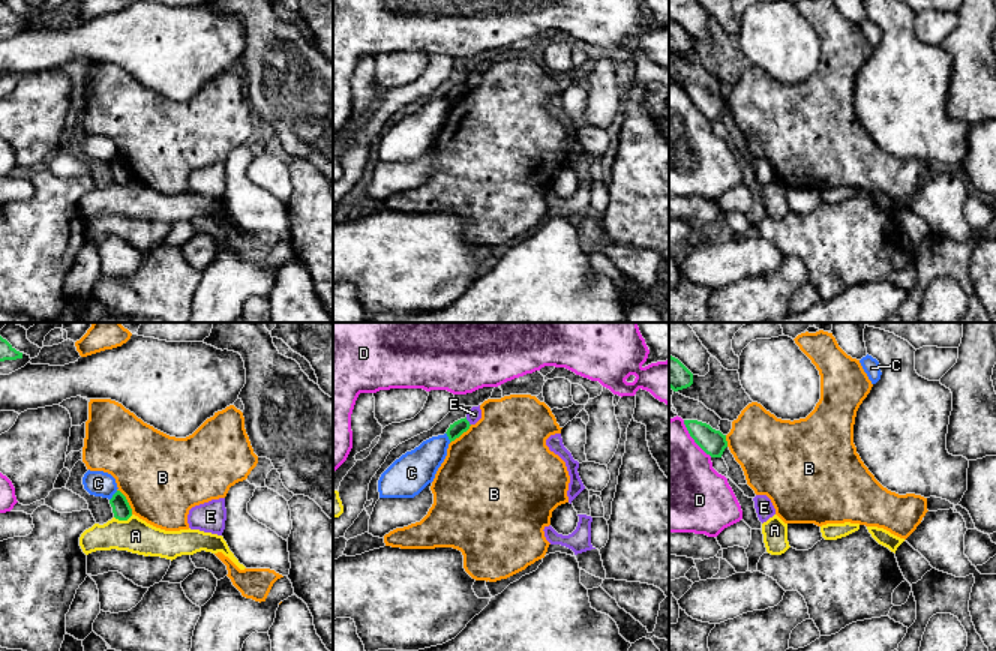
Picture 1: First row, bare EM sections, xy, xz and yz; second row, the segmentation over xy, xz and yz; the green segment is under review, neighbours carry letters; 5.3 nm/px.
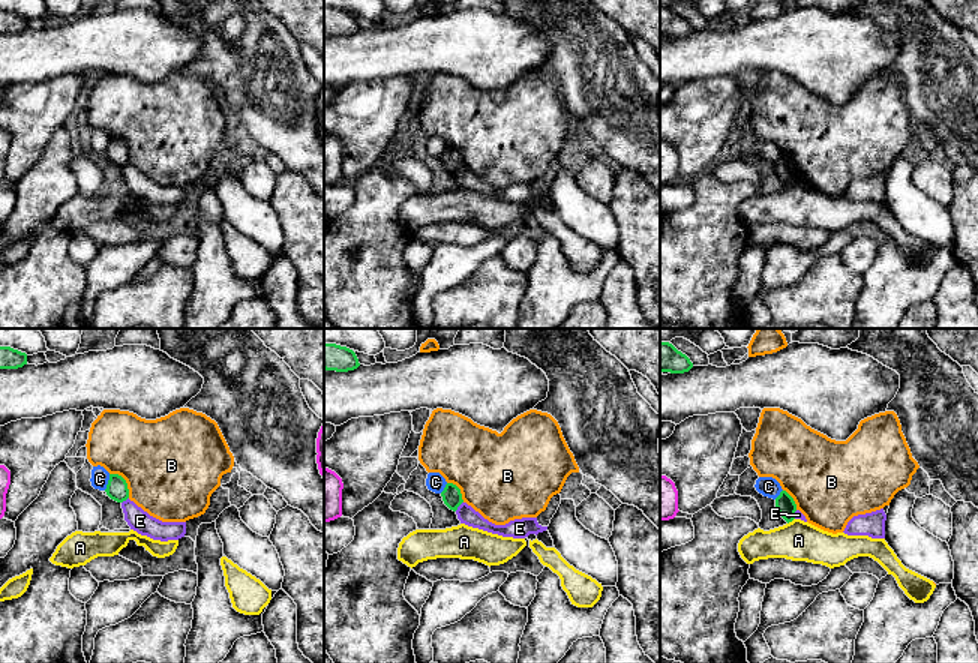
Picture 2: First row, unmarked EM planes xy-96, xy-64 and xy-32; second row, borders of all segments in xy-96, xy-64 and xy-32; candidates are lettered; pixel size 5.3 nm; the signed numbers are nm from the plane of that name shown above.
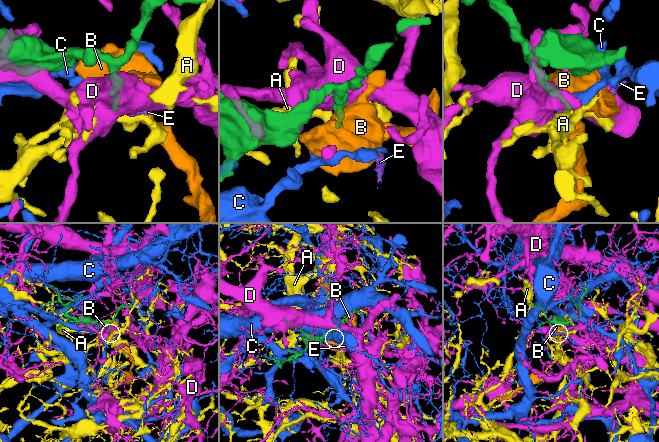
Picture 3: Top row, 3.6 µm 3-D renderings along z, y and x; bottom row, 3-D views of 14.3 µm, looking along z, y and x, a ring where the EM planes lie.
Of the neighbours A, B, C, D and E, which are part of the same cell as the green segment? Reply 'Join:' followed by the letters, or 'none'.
Join: none

